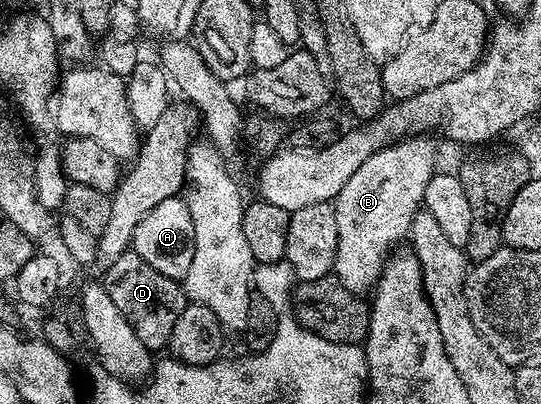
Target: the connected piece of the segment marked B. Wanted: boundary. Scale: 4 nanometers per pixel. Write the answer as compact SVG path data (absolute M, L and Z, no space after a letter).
M415 134L395 144L387 144L382 150L370 154L370 158L366 158L366 162L362 162L362 166L350 174L350 182L346 182L346 186L342 186L336 195L334 207L338 218L338 246L334 275L342 282L342 286L346 286L346 290L359 296L371 293L384 273L390 253L399 245L396 243L411 233L412 220L421 211L424 202L426 182L430 182L430 178L438 171L436 144L432 139L428 134Z

